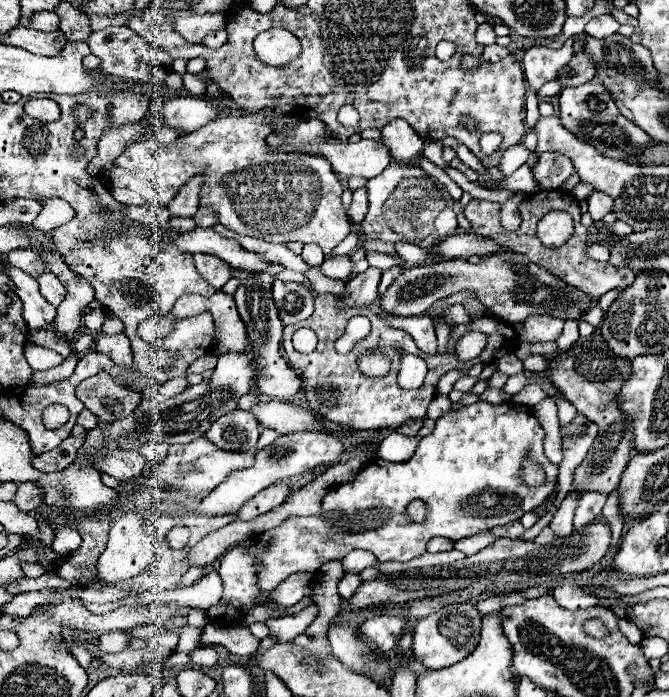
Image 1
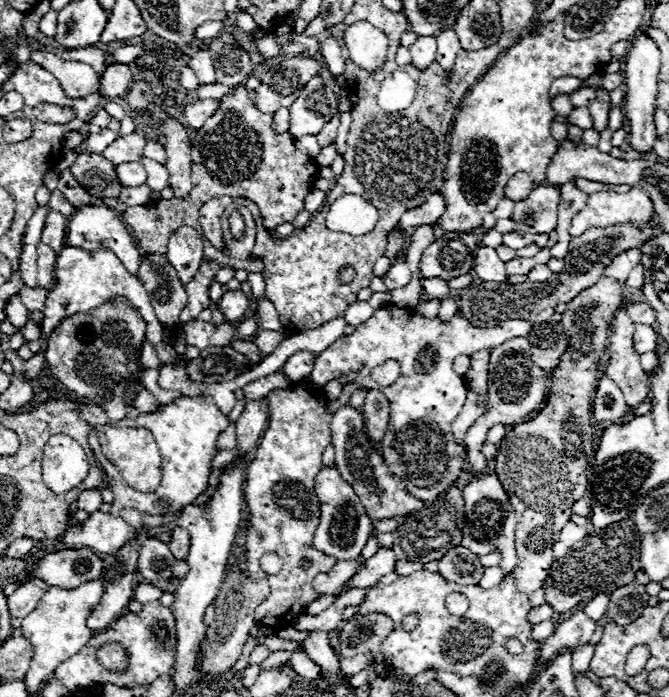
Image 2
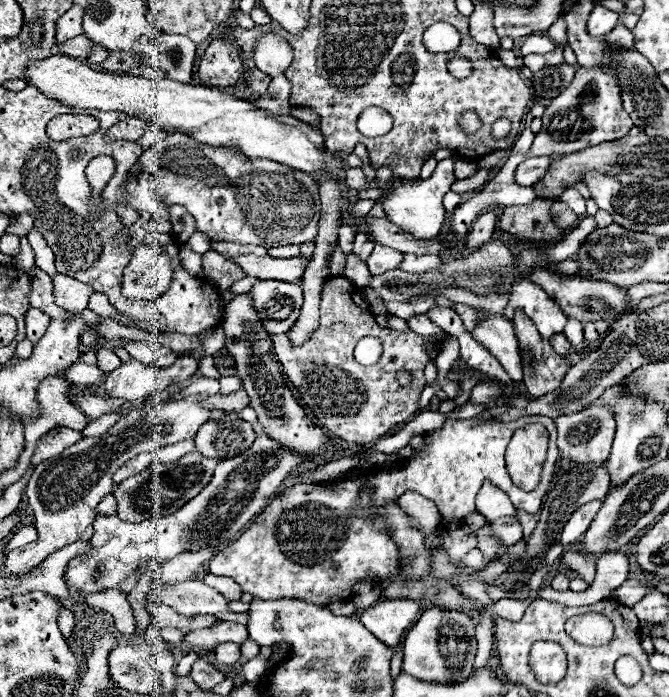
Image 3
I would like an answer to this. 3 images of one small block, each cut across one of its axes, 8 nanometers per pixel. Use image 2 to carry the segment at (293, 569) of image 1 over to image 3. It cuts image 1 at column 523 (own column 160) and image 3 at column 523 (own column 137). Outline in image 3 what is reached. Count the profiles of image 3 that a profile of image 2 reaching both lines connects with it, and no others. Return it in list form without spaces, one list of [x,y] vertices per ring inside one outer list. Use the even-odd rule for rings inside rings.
[[[526,416],[520,418],[516,422],[478,422],[476,418],[470,420],[446,420],[446,424],[434,432],[428,432],[428,436],[424,438],[428,448],[426,450],[414,450],[418,454],[418,460],[410,458],[408,464],[404,468],[398,470],[390,470],[390,472],[374,472],[370,474],[370,484],[374,486],[374,498],[378,504],[386,502],[386,500],[396,500],[400,494],[404,494],[406,490],[418,490],[422,496],[426,496],[428,500],[436,502],[440,514],[456,524],[464,522],[464,518],[476,510],[474,506],[474,498],[480,490],[480,486],[484,484],[484,480],[490,480],[494,486],[498,486],[500,490],[504,490],[512,504],[520,510],[526,510],[528,514],[536,514],[542,506],[542,498],[552,482],[554,476],[554,468],[556,462],[560,458],[560,452],[556,448],[556,426],[552,418],[542,418],[542,416]],[[532,422],[540,422],[548,428],[550,432],[550,442],[548,442],[548,456],[546,462],[542,464],[542,474],[540,474],[540,484],[532,490],[532,492],[524,492],[518,486],[512,484],[508,472],[506,472],[506,462],[504,462],[504,454],[506,454],[506,444],[512,438],[514,430],[522,428],[524,424],[532,424]]]

